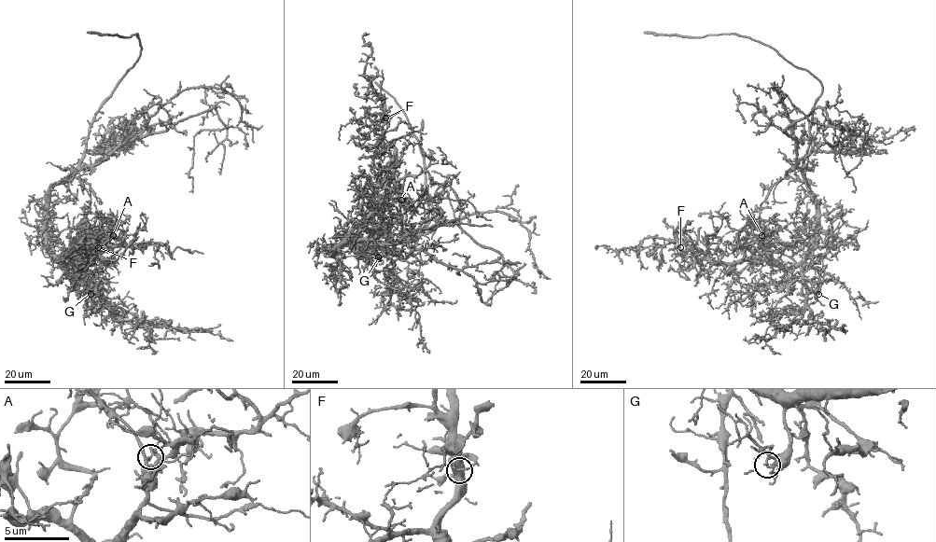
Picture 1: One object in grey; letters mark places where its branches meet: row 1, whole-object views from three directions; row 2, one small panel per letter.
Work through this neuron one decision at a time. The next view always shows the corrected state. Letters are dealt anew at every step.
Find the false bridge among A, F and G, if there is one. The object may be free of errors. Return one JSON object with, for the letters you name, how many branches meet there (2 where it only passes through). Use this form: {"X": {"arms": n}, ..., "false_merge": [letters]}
{"false_merge": []}

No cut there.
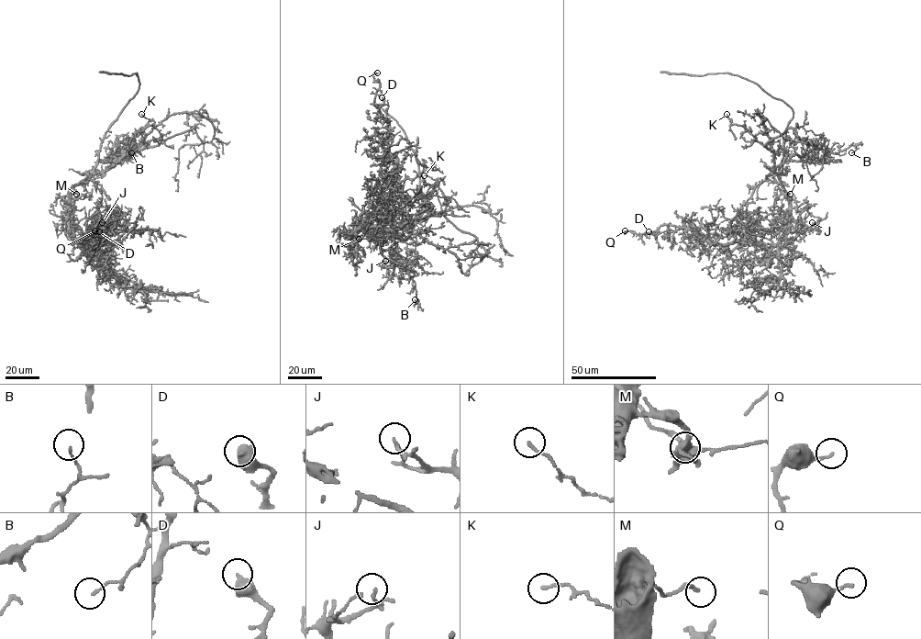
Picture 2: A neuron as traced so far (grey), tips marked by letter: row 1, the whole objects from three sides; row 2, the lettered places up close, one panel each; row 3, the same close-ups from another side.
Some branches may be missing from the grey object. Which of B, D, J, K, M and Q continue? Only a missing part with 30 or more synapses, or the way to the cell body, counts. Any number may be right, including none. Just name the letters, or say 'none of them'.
none of them

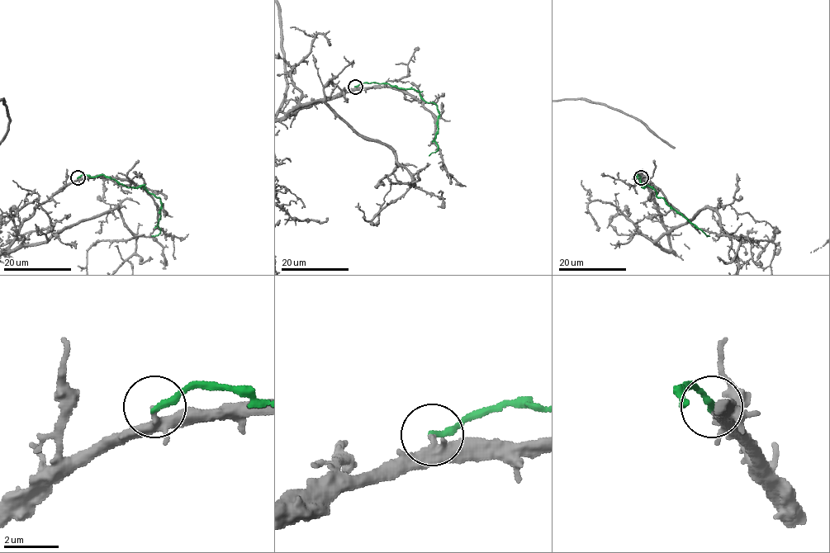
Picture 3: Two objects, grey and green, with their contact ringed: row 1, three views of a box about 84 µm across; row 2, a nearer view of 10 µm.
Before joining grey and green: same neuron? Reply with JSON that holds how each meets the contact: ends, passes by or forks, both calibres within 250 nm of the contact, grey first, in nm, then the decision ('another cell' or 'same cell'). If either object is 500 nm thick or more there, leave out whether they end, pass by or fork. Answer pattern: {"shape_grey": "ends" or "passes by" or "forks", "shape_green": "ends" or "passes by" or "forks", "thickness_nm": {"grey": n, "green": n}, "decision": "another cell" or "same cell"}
{"shape_grey": "passes by", "shape_green": "ends", "thickness_nm": {"grey": 190, "green": 240}, "decision": "another cell"}

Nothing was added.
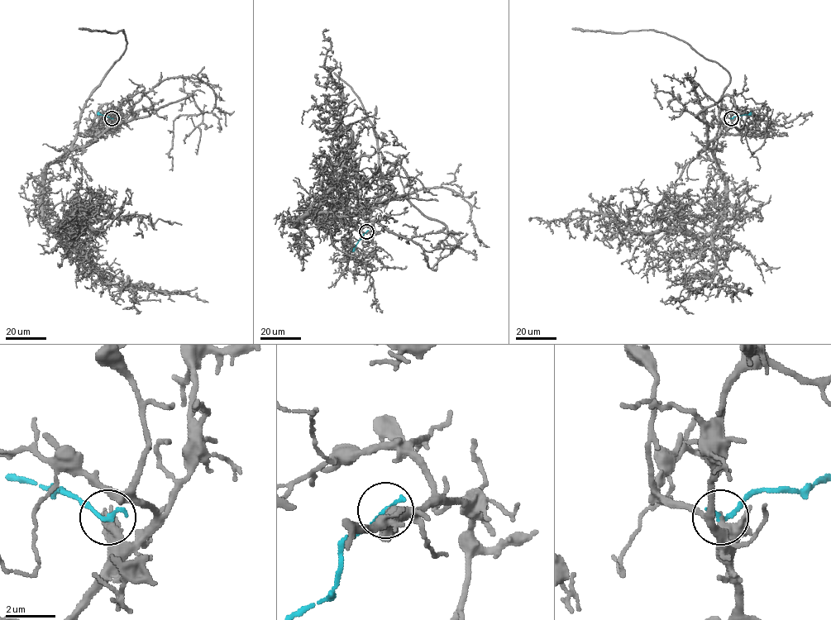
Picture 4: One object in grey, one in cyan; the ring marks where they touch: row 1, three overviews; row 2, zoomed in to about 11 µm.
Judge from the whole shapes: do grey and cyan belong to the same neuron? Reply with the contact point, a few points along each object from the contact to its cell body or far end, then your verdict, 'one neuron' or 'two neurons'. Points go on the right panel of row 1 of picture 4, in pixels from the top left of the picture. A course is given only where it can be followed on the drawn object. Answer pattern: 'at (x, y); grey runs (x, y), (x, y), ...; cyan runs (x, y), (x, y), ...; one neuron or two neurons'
at (731, 118); grey runs (731, 118), (707, 145), (724, 212), (708, 234), (632, 233), (584, 210), (529, 217); cyan runs (731, 118), (751, 112); two neurons

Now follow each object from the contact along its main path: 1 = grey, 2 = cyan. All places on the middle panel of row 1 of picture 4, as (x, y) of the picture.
1: (366, 231), (341, 207), (296, 225), (339, 179), (351, 142), (341, 124), (341, 86), (323, 67), (328, 30)
2: (366, 231), (352, 251)

